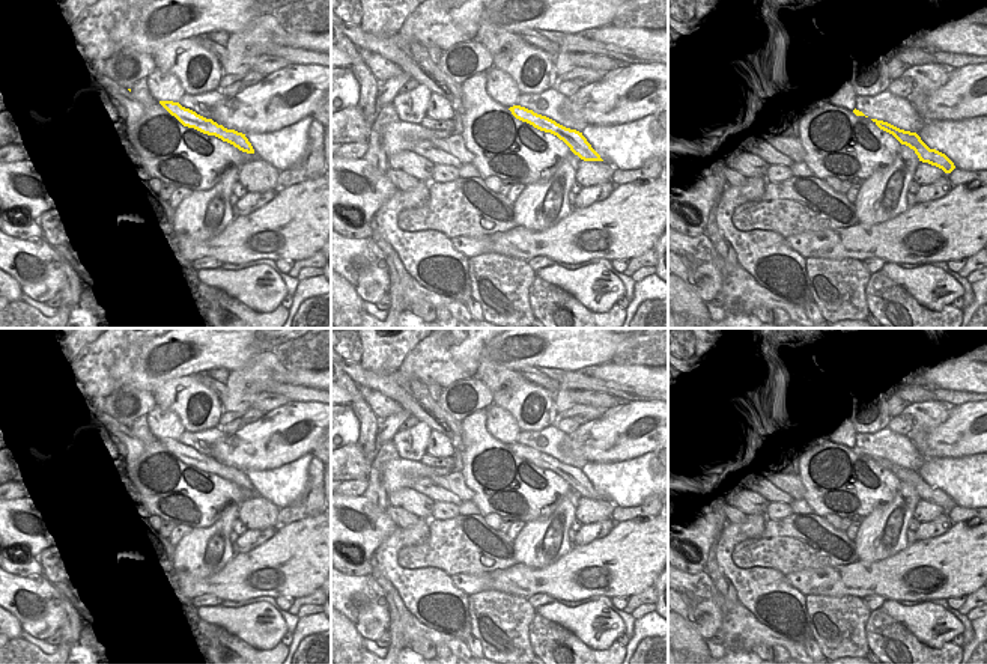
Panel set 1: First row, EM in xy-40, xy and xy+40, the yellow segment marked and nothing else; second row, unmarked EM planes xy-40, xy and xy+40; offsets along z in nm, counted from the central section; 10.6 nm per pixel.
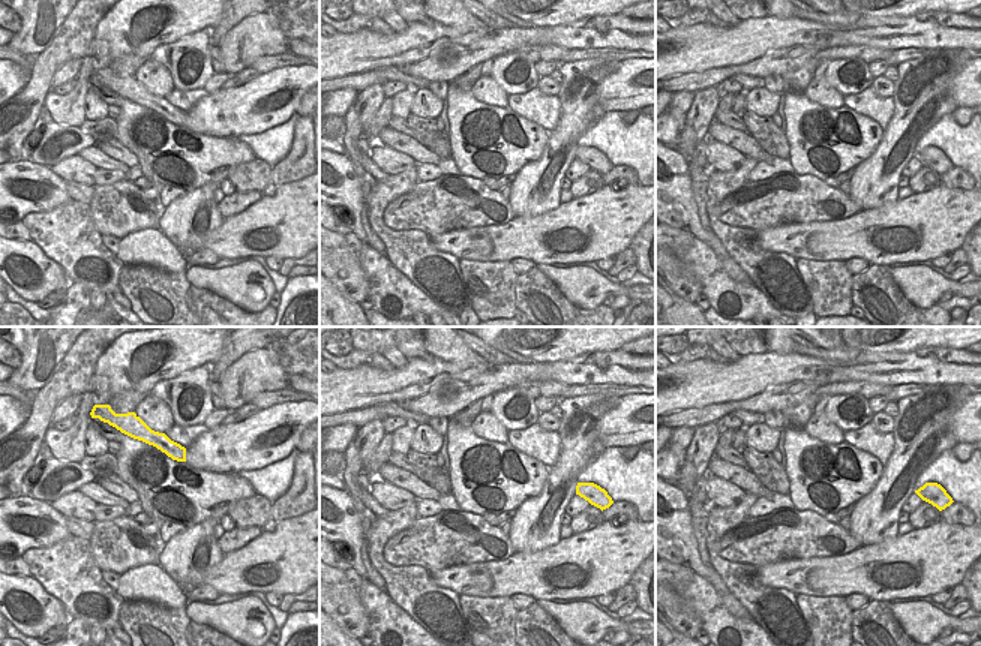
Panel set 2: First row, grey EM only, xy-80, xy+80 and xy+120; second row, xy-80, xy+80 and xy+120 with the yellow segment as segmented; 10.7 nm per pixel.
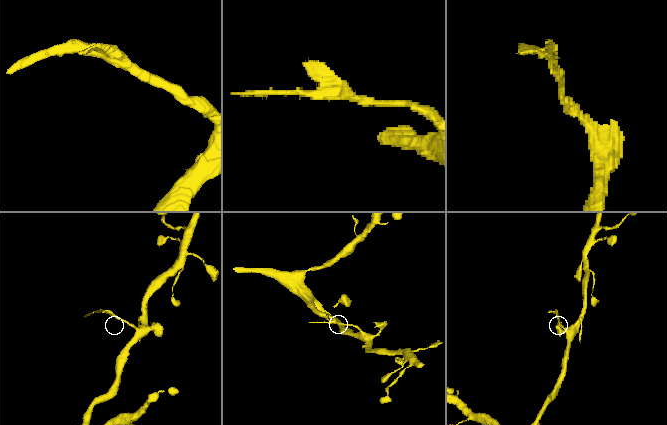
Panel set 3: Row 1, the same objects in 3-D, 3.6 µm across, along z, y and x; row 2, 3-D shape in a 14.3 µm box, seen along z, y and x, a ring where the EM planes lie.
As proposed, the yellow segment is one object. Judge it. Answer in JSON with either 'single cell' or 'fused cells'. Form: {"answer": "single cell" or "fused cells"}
{"answer": "fused cells"}

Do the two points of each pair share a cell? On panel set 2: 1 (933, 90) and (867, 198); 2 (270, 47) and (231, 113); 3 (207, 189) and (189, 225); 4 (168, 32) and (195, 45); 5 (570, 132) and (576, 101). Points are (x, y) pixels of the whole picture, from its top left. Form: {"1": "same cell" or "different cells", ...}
{"1": "same cell", "2": "different cells", "3": "same cell", "4": "different cells", "5": "same cell"}

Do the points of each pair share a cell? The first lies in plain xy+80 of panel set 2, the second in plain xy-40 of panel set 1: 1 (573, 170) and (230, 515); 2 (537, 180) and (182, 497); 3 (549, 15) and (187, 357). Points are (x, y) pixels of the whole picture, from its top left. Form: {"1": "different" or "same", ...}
{"1": "different", "2": "different", "3": "same"}

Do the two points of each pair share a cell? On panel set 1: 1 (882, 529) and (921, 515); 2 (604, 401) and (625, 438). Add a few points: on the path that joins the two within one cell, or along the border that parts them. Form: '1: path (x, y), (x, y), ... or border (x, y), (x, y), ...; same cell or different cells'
1: border (921, 499), (912, 517); different cells
2: border (619, 402), (607, 410); different cells

